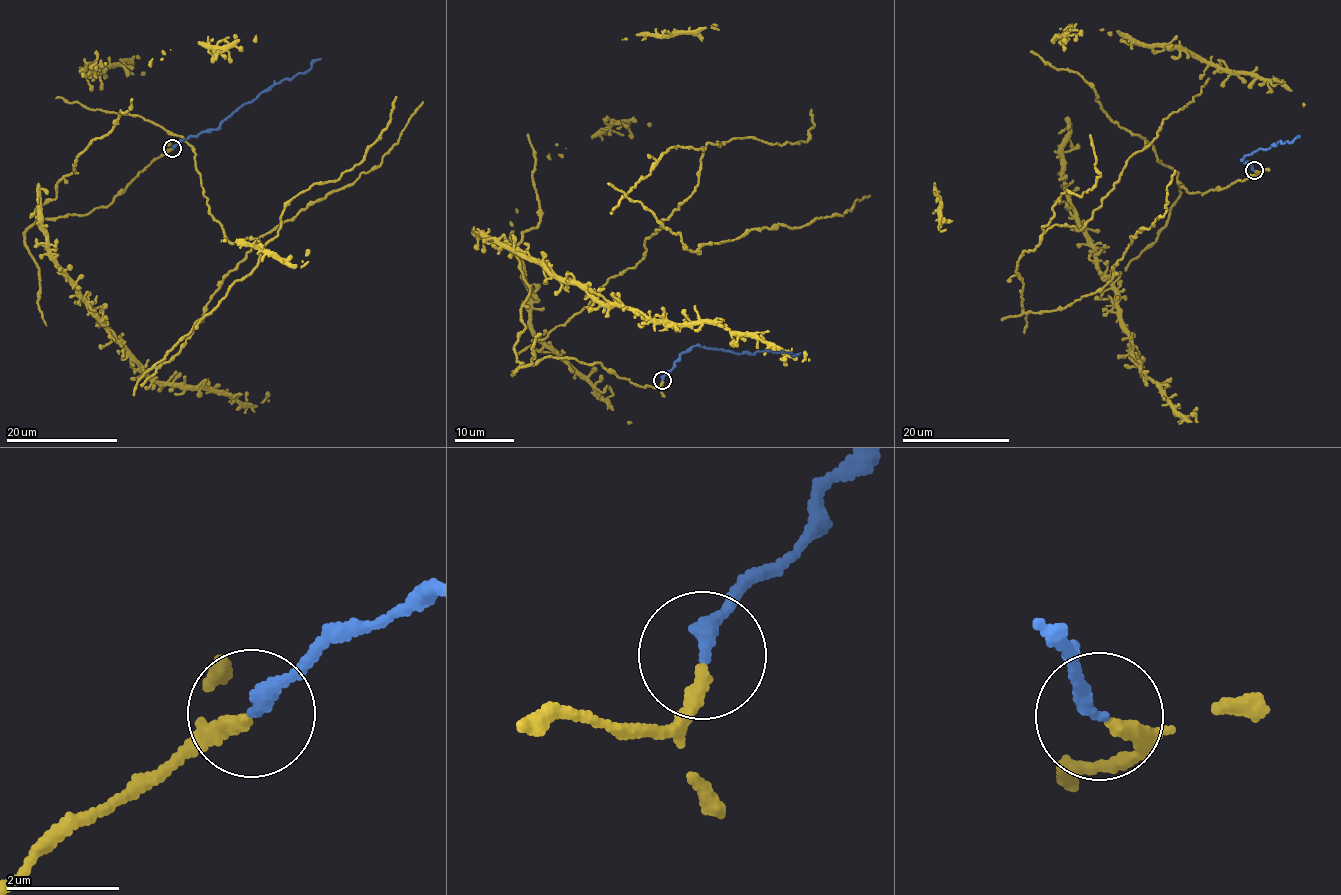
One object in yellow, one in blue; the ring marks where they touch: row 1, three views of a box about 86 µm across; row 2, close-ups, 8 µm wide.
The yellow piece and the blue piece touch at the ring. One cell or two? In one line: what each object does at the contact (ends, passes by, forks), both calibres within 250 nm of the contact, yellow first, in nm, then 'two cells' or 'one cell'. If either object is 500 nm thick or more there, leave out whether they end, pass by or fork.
yellow ends there; blue ends there; 260 nm thick on the yellow side, 280 nm on the other; one cell

